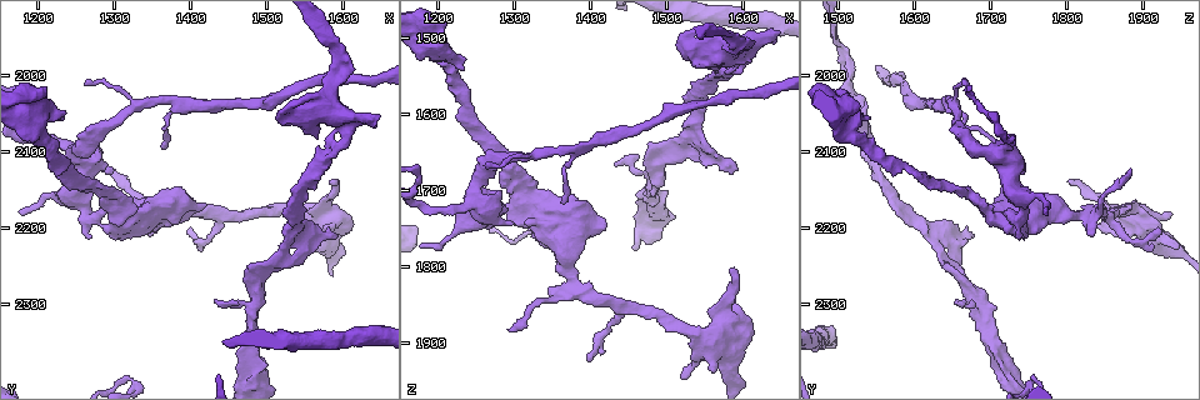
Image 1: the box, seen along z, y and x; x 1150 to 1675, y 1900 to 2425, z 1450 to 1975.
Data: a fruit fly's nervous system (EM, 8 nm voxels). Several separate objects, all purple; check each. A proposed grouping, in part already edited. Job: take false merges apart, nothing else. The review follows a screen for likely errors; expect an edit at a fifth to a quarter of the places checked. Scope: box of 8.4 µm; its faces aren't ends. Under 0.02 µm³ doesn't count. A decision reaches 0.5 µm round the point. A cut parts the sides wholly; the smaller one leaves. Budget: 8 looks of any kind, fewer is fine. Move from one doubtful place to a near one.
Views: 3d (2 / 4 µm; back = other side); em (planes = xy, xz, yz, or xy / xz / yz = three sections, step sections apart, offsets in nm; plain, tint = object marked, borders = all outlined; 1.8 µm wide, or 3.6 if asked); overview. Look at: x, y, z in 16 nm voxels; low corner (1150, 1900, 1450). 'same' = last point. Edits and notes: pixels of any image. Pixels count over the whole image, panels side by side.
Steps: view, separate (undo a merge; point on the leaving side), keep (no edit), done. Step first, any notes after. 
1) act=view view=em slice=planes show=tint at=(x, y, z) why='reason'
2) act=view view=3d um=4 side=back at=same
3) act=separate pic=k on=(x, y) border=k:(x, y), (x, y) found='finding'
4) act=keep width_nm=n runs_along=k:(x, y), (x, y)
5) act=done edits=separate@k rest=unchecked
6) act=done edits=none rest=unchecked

act=view view=3d um=2 at=(1375, 2185, 1825) why='sudden change in width'

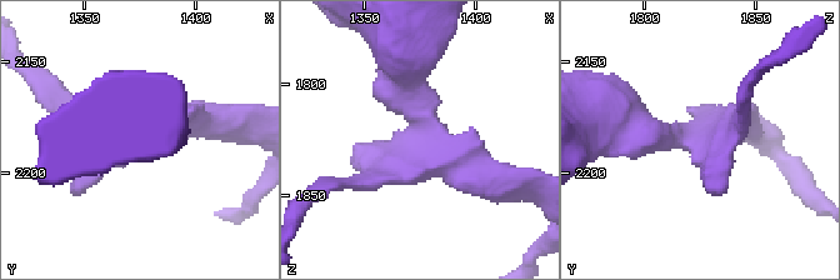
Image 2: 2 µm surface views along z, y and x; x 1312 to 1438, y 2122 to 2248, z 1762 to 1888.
act=view view=em slice=planes show=borders at=(1376, 2183, 1823)

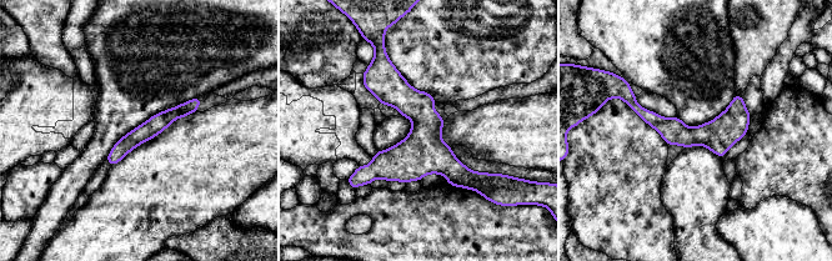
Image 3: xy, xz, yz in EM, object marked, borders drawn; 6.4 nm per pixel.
act=keep runs_along=3:(380, 68), (470, 185) found='all the same neuron'

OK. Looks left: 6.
act=view view=em slice=yz step=16 show=borders at=(1250, 2160, 1740) why='sudden change in width'

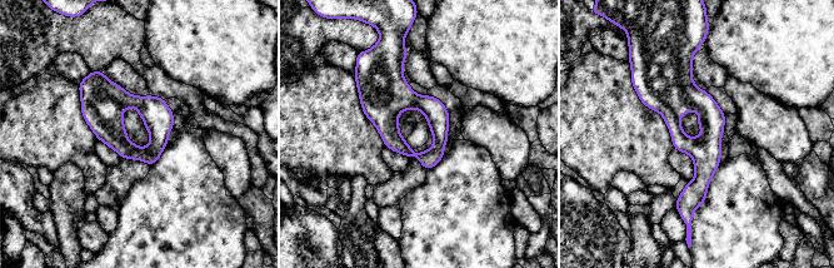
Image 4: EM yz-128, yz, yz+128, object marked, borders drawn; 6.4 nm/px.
act=view view=em slice=planes show=borders at=same why='cut it another way'

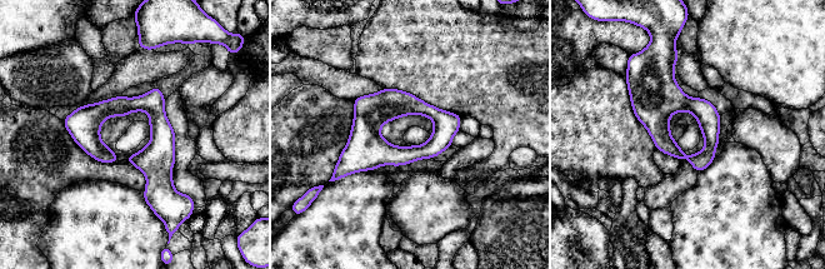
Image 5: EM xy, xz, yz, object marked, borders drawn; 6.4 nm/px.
act=keep found='continuous, no second neuron'

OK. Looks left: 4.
act=view view=3d um=4 at=(1565, 2225, 1660) why='touches itself'

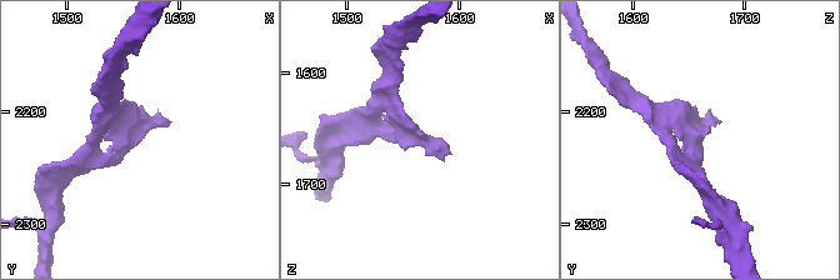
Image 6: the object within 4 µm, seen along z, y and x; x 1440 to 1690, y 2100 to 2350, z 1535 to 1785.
act=view view=em slice=yz step=4 show=tint at=(1562, 2222, 1662)

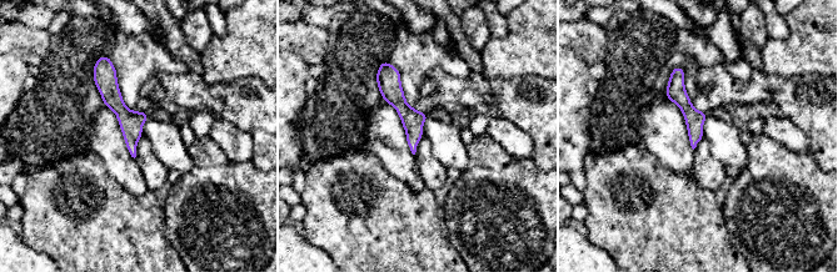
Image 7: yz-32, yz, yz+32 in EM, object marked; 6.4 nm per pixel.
act=view view=em slice=planes show=borders at=same why='cut it another way'

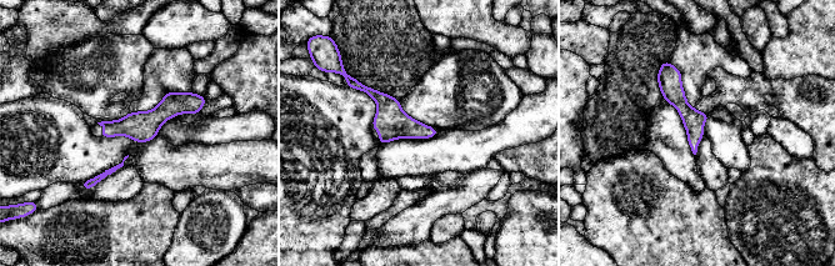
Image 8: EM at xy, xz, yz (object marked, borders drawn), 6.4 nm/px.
act=keep found='continuous, no second neuron'

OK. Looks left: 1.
act=done edits=none rest=unchecked

